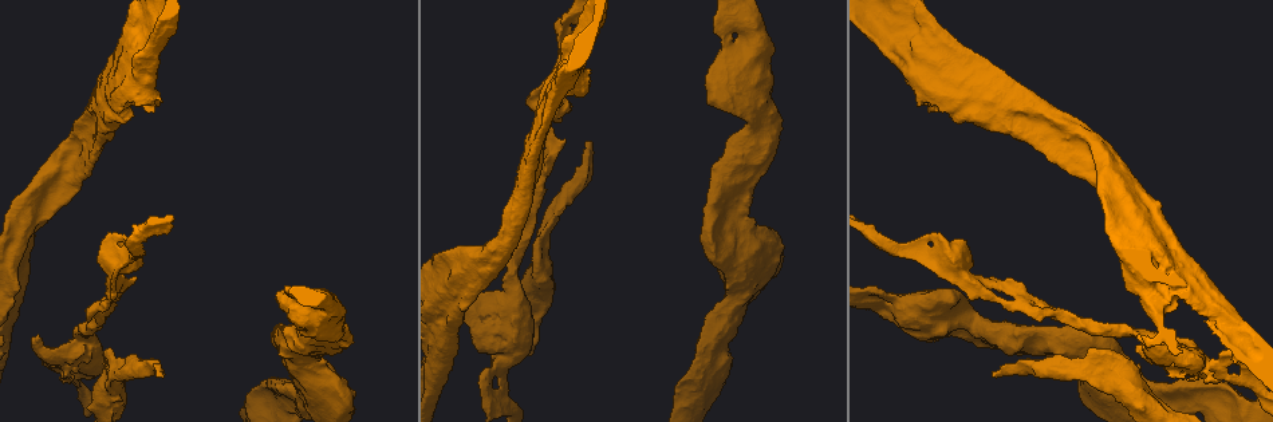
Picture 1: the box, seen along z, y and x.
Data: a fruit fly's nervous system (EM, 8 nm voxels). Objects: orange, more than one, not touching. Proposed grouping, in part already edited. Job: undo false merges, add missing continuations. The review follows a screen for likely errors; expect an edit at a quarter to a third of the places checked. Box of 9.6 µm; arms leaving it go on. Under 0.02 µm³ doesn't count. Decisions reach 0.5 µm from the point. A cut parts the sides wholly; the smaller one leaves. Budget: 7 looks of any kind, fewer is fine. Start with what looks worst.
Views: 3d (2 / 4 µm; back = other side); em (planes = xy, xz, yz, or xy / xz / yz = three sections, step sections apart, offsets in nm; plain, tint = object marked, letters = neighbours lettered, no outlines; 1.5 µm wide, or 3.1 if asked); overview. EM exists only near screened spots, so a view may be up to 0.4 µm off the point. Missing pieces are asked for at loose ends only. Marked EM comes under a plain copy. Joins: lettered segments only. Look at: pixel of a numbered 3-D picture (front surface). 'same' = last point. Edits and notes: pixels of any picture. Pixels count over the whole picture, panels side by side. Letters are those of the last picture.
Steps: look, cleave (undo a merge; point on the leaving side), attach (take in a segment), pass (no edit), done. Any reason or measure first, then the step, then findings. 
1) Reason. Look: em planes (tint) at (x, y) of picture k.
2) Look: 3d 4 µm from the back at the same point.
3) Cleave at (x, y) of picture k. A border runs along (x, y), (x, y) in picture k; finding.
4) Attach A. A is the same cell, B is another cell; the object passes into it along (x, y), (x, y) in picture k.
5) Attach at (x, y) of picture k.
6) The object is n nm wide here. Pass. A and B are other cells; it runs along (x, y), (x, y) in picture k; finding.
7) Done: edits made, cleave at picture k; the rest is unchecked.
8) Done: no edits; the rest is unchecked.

Branch stops here. Look: 3d 4 µm from the back at (923, 235) of picture 1.

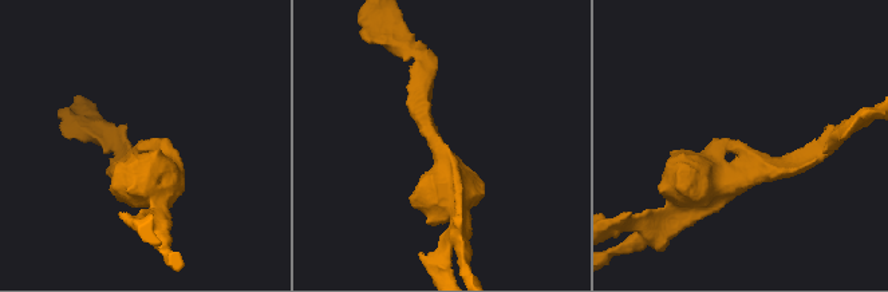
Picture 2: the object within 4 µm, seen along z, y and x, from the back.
The arms are 220, 240 nm wide; need the tissue. Look: em planes (letters) at (746, 144) of picture 2.

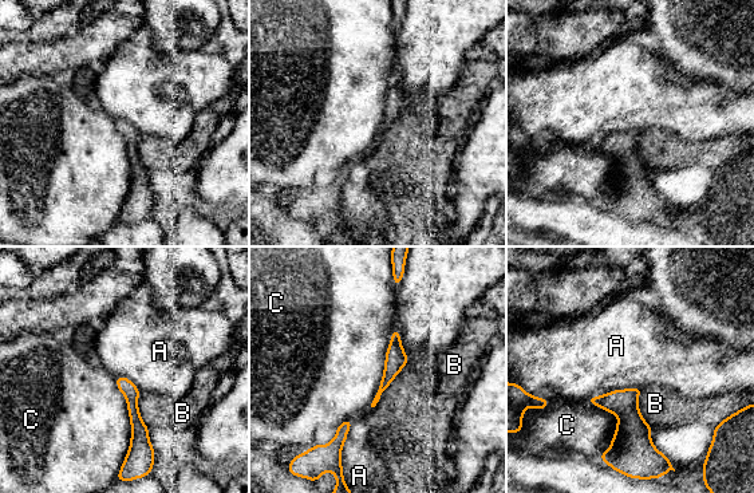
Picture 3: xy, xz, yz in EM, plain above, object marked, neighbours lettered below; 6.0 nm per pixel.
Pass. A, B and C are other cells; a border runs along (642, 387), (614, 389), (585, 399) in picture 3; none of them fits.

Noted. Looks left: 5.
Thick turns thin. Look: 3d 2 µm at (1037, 112) of picture 1.

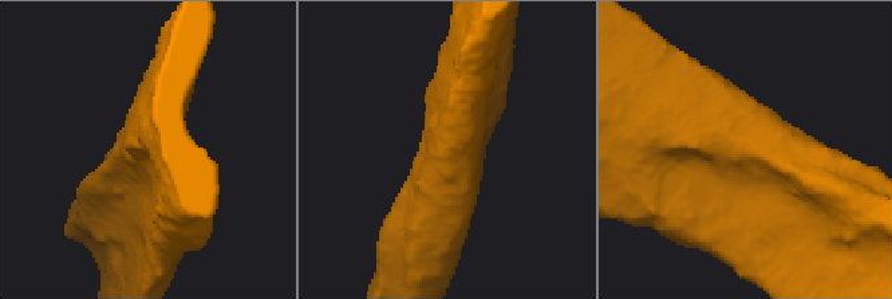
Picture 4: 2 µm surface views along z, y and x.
Look: em planes (letters) at (447, 151) of picture 4.

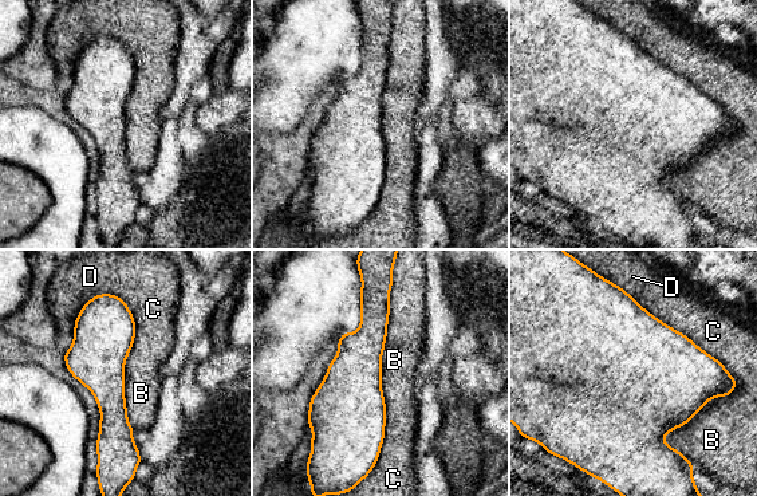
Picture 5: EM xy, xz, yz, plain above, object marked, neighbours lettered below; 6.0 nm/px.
The object is 360 nm wide here. Pass. B, C and D are other cells; a border runs along (389, 314), (382, 354), (383, 398) in picture 5; continuous, no second cell.

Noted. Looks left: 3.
Four arms meet. Look: 3d 4 µm at (750, 136) of picture 1.

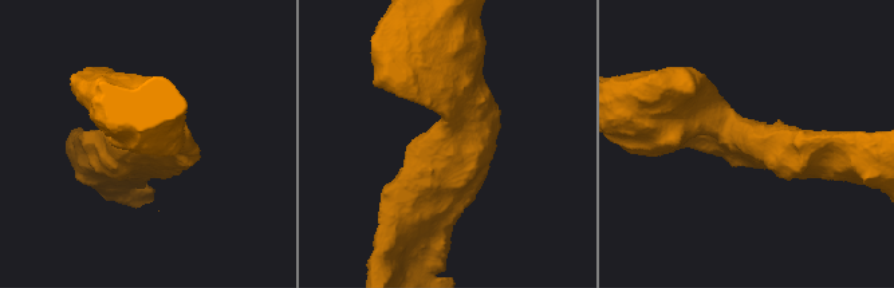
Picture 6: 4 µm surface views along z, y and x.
Shape alone is not enough. Look: em xz step 4 (tint) at (446, 140) of picture 6.

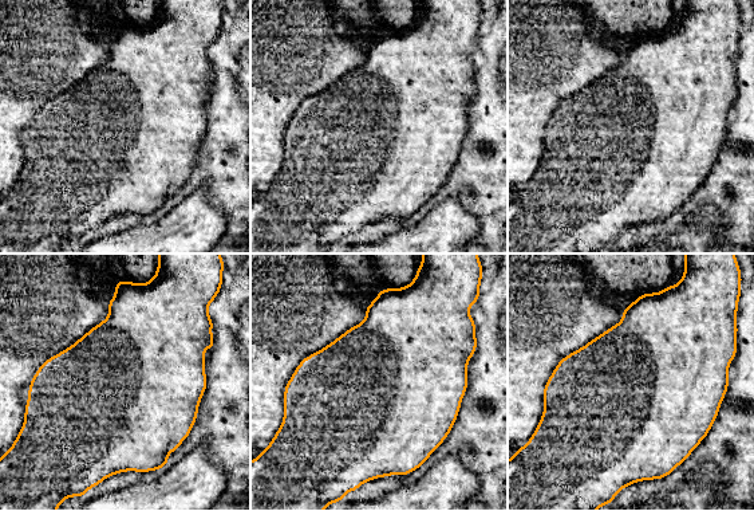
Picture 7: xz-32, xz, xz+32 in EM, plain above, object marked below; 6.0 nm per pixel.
Look: em planes (letters) at the same point.

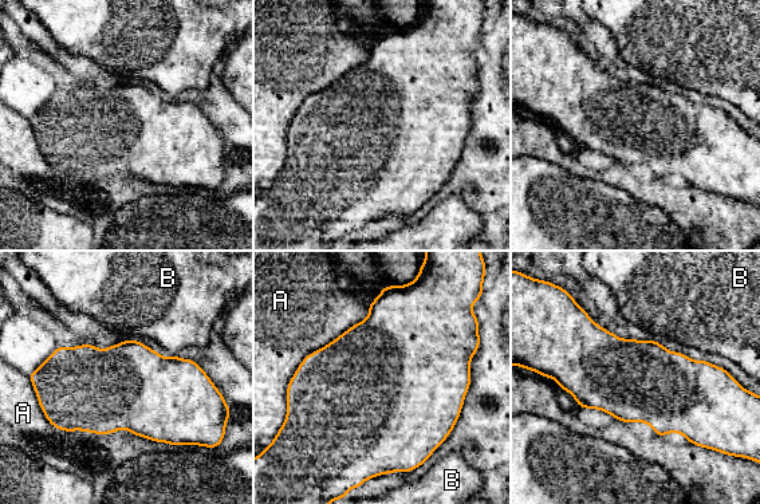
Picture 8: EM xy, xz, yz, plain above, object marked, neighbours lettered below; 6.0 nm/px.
The object is 500 nm wide here; the longest contact is with A, 650 nm. Pass. A and B are other cells; one cell here.

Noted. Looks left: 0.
Done: no edits; the rest is unchecked.

